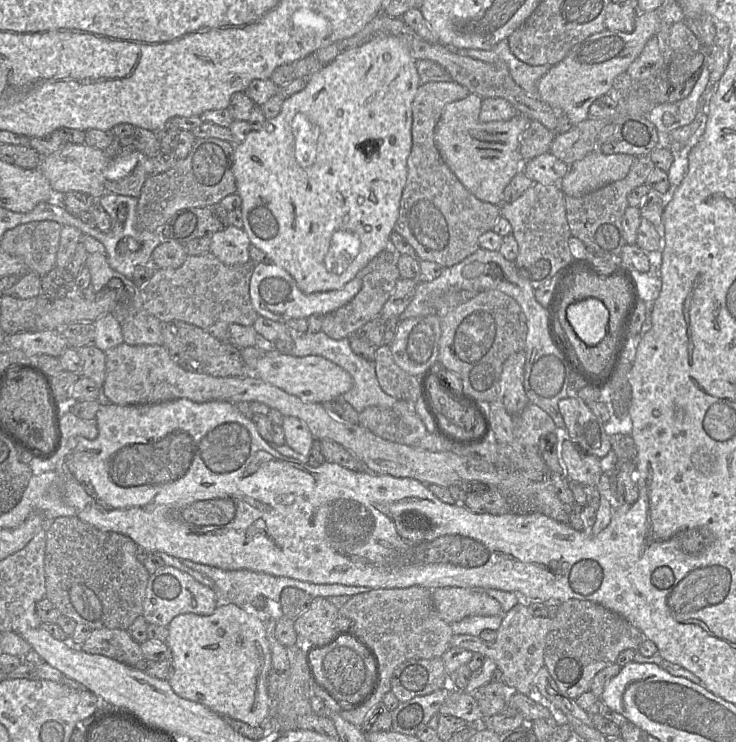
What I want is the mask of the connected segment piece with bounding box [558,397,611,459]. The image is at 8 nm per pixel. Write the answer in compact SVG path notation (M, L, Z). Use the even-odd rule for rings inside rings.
M567 397L559 401L558 408L570 441L598 459L608 455L611 451L609 435L584 401Z

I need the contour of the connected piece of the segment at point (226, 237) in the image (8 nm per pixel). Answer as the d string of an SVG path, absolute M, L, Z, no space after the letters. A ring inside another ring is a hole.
M229 225L211 236L210 251L226 265L242 265L250 261L250 246L245 230Z

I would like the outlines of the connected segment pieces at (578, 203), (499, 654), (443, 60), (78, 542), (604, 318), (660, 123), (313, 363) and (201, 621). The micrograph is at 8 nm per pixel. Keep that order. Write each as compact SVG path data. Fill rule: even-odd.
M649 156L637 157L627 176L581 197L565 196L566 217L571 235L581 240L587 248L592 248L599 254L620 256L625 244L622 217L628 205L630 192L645 184L655 164Z
M521 600L503 614L501 625L496 631L497 637L493 642L484 641L479 636L461 634L452 636L450 647L466 649L490 658L501 670L502 682L509 691L516 691L524 695L535 695L534 679L538 671L544 666L544 649L551 624L552 619L549 617L531 615L527 603Z
M381 13L372 19L366 26L353 37L340 42L332 43L311 55L315 55L323 65L331 63L341 52L358 47L377 34L389 34L400 39L402 44L409 51L410 56L415 60L430 60L442 66L451 76L452 81L468 89L470 93L476 94L482 99L502 98L508 101L519 114L522 114L531 121L537 121L548 130L554 131L557 118L553 108L538 99L529 97L512 79L507 65L502 61L485 63L470 57L457 54L456 50L449 49L441 44L429 43L420 38L402 19L391 18Z
M77 516L45 520L45 580L46 595L62 615L83 623L92 629L128 630L134 620L143 614L143 602L150 574L137 559L137 544L128 536L102 531L80 520Z
M590 297L569 305L566 318L586 345L595 346L606 335L609 311L601 300Z
M704 67L688 97L674 102L656 105L647 115L661 136L690 124L697 113L698 100L709 81L710 71Z
M285 354L272 357L264 356L257 361L253 374L307 403L324 403L340 397L353 387L353 379L347 371L317 355L305 357Z
M229 603L218 606L209 616L180 614L172 619L168 630L166 643L171 649L173 663L173 673L168 681L178 696L200 703L223 717L231 717L251 726L265 723L271 715L267 677L272 668L272 657L263 620Z

